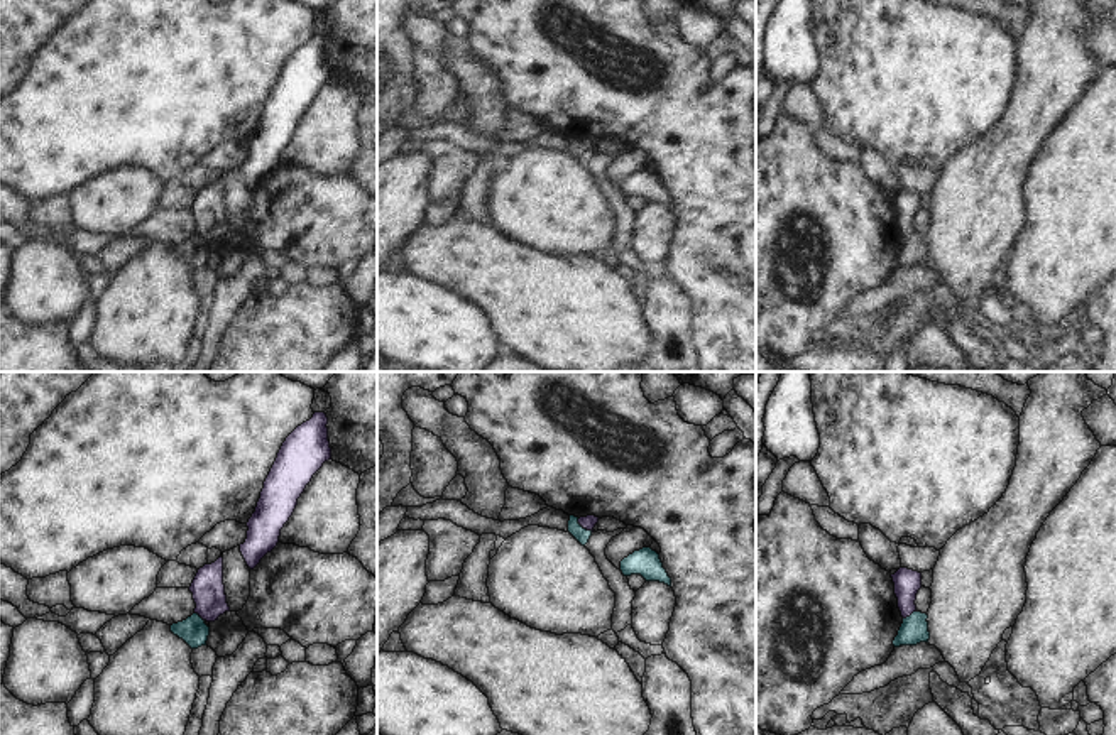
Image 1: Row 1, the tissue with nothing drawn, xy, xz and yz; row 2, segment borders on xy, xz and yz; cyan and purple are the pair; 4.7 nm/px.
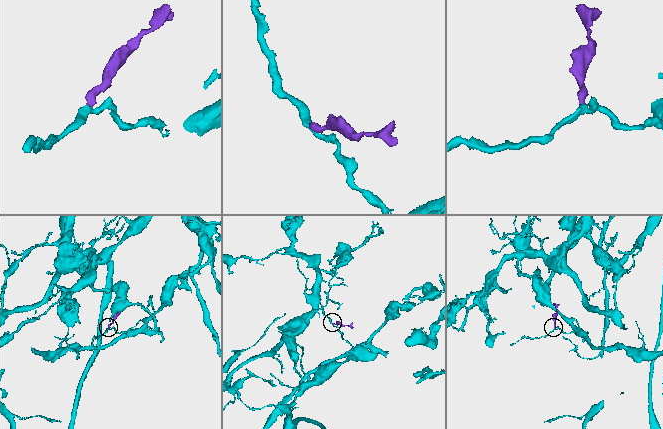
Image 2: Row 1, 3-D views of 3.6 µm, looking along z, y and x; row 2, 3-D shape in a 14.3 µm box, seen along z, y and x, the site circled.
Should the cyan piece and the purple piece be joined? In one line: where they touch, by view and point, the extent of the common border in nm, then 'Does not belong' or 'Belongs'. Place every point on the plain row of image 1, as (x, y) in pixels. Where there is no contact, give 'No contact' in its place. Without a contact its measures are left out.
Touches cyan at xz (582, 149). Shared border 100 nm. Does not belong.

